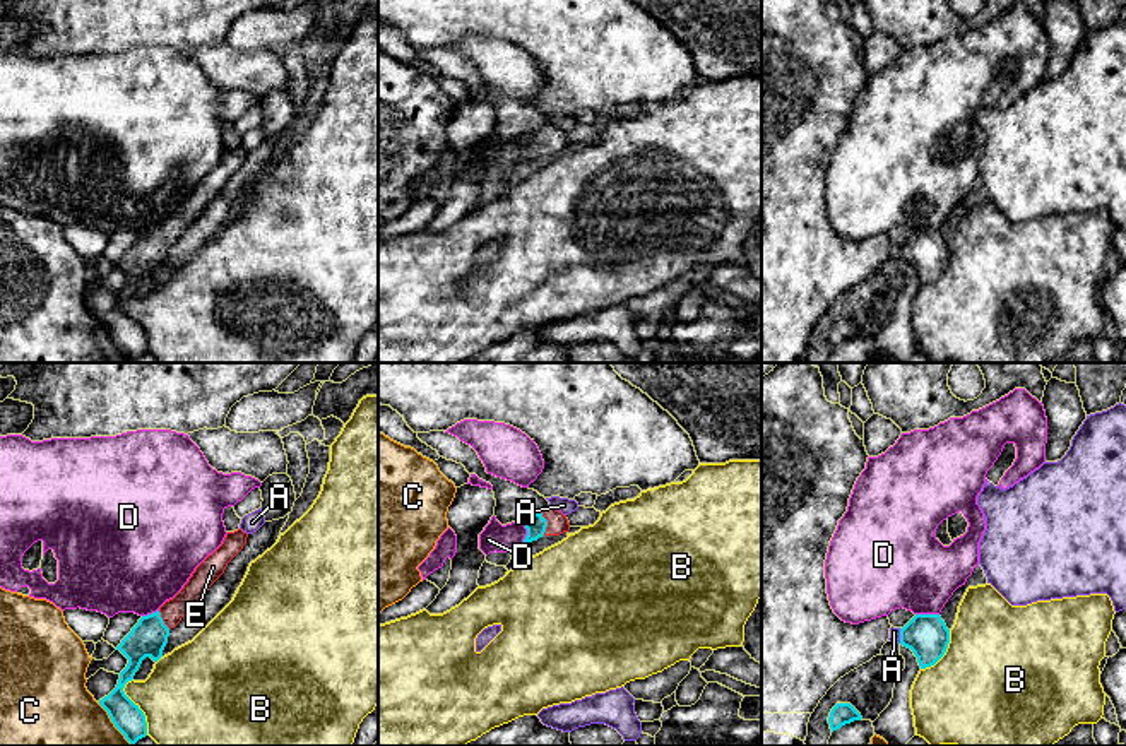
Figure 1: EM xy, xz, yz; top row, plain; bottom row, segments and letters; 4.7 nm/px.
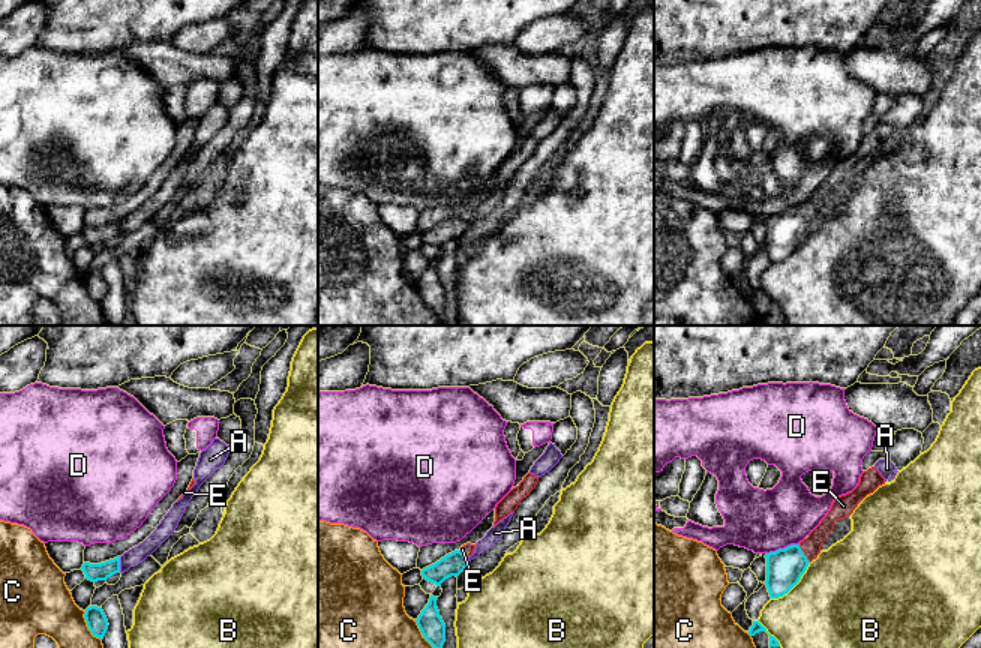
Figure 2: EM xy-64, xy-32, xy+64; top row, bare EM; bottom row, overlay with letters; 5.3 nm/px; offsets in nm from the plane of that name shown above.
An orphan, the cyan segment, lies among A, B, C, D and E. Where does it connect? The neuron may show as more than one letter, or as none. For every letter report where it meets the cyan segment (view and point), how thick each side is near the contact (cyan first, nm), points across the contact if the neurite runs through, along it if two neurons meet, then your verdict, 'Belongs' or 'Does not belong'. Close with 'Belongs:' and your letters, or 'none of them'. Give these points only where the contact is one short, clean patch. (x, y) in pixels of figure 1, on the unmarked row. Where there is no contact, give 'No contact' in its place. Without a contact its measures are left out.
A: Touches cyan at yz (900, 252). Thickness 200 nm (cyan) against 50 nm. Boundary: yz (899, 245), (900, 259). Does not belong
B: Touches cyan at xy (137, 324). Thickness 150 nm (cyan) against 460 nm. Does not belong
C: Touches cyan at xy (113, 339). Thickness 150 nm (cyan) against 480 nm. Does not belong
D: Touches cyan at xz (527, 148). Thickness 100 nm (cyan) against 130 nm. Boundary: xz (522, 136), (526, 146), (524, 159). Does not belong
E: Touches cyan at xz (546, 141). Thickness 100 nm (cyan) against 100 nm. Path across: xz (536, 141), (546, 141), (557, 139). Belongs
Belongs: E

